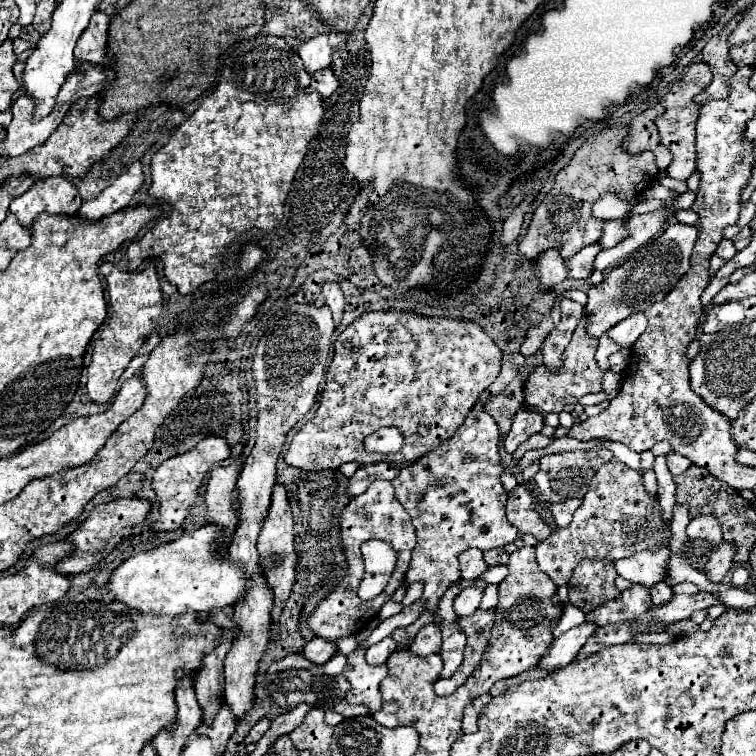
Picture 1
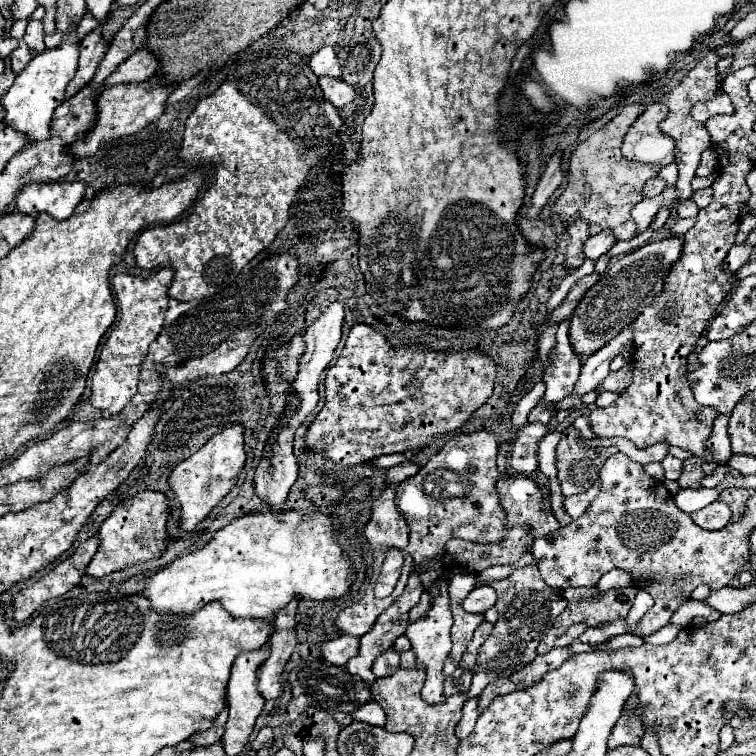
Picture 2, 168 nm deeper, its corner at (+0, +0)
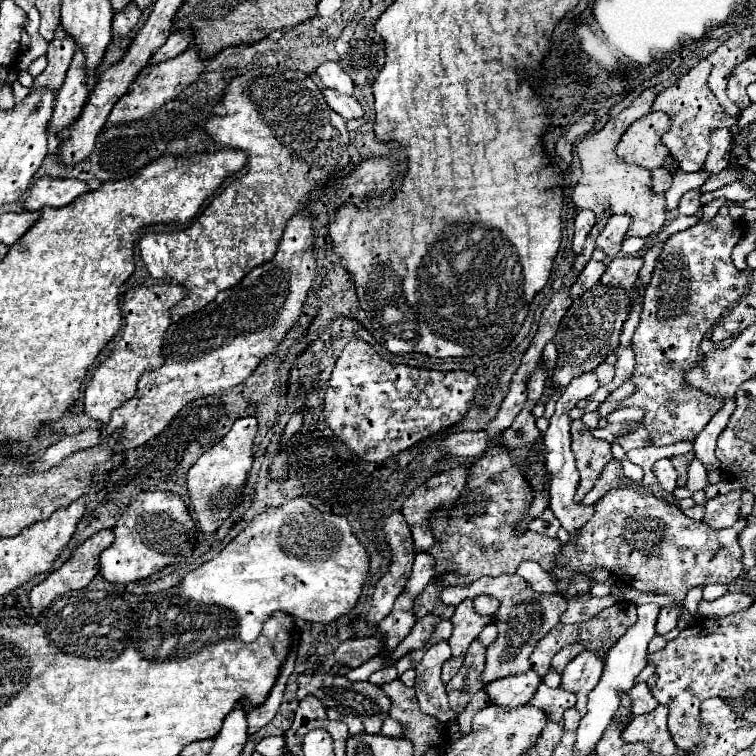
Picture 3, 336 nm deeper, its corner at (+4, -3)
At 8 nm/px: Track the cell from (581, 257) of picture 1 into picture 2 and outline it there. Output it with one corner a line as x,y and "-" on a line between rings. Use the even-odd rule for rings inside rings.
611,229
601,231
601,233
593,235
593,237
585,243
585,247
583,247
585,257
587,257
587,259
597,261
597,259
599,259
599,255
607,253
615,243
617,243
617,239
615,239
615,235
613,235
613,231
611,231

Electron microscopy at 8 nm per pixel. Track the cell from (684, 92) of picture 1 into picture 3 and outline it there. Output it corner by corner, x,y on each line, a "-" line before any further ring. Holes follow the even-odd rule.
703,60
699,66
691,68
677,84
673,84
671,88
657,94
657,98
653,102
653,110
661,110
671,118
671,128
667,130
667,134
663,134
661,142
669,148
671,156
675,158
675,162
679,164
679,168
683,172
699,172
703,168
707,152
709,152
709,132
715,126
731,128
737,122
735,116
725,114
725,110
719,106
715,94
707,86
711,68
713,68
711,62

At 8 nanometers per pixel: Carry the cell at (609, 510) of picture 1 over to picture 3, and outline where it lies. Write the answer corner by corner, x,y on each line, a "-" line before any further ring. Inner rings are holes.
619,478
617,486
611,488
597,504
593,516
583,524
583,528
569,534
569,542
561,546
555,568
549,570
549,576
553,576
557,582
557,590
567,590
567,582
571,582
571,574
593,574
595,570
607,570
611,572
621,584
633,586
641,592
657,592
671,596
675,600
673,606
663,606
657,618
657,634
665,635
669,630
677,626
677,620
681,616
681,602
685,594
695,586
705,584
731,584
743,570
741,558
743,548
737,542
737,536
747,526
747,518
739,518
731,528
725,530
713,530
707,524
699,520
691,520
685,514
681,514
675,506
657,500
655,496
639,494
639,486
629,478

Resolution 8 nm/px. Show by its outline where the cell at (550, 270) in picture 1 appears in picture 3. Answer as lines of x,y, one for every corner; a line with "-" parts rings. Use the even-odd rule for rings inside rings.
579,210
575,216
575,238
573,238
573,252
575,254
581,254
585,238
593,226
595,226
595,214
591,210

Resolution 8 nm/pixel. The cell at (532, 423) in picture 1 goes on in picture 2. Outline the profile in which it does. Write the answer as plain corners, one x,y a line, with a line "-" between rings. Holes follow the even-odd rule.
539,403
531,413
529,413
529,421
539,421
539,423
543,423
543,425
549,425
551,423
551,411
543,405
543,403

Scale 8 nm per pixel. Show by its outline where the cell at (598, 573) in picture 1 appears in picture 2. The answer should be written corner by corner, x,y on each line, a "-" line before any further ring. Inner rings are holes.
611,589
603,593
603,597
599,599
569,603
567,611
563,611
559,619
555,619
555,625
551,627
551,631
541,639
537,653
543,655
551,651
555,645
555,639
561,637
575,623
585,623
587,627
601,627
615,619
625,619
633,605
635,595
637,591
633,589

